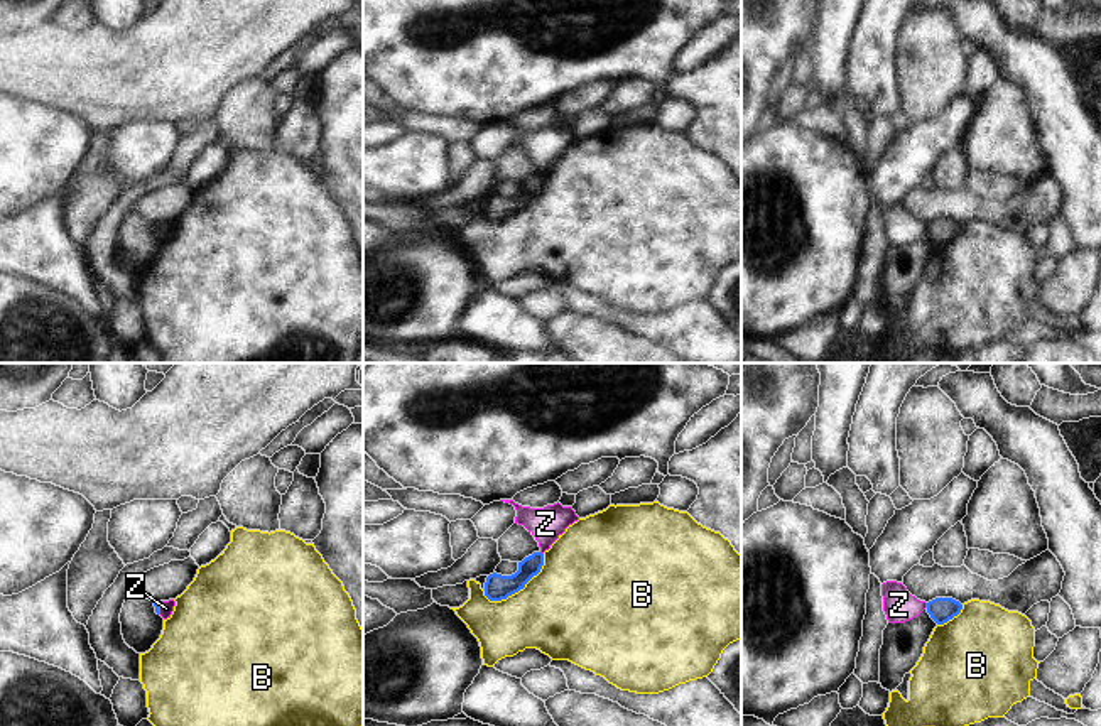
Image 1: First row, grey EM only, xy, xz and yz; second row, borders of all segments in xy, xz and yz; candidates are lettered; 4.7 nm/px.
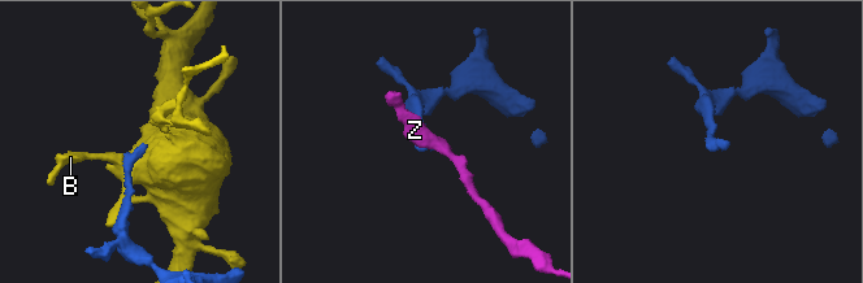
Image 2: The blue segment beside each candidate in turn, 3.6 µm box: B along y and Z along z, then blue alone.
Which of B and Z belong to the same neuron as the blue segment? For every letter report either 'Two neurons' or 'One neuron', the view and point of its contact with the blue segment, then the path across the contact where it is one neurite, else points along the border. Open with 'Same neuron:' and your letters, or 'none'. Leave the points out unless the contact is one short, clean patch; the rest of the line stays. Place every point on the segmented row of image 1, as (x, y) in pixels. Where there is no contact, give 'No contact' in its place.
Same neuron: none
B: Two neurons. Touches blue at xz (519, 590)
Z: Two neurons. Touches blue at yz (927, 605). Boundary: yz (926, 603), (927, 606)

